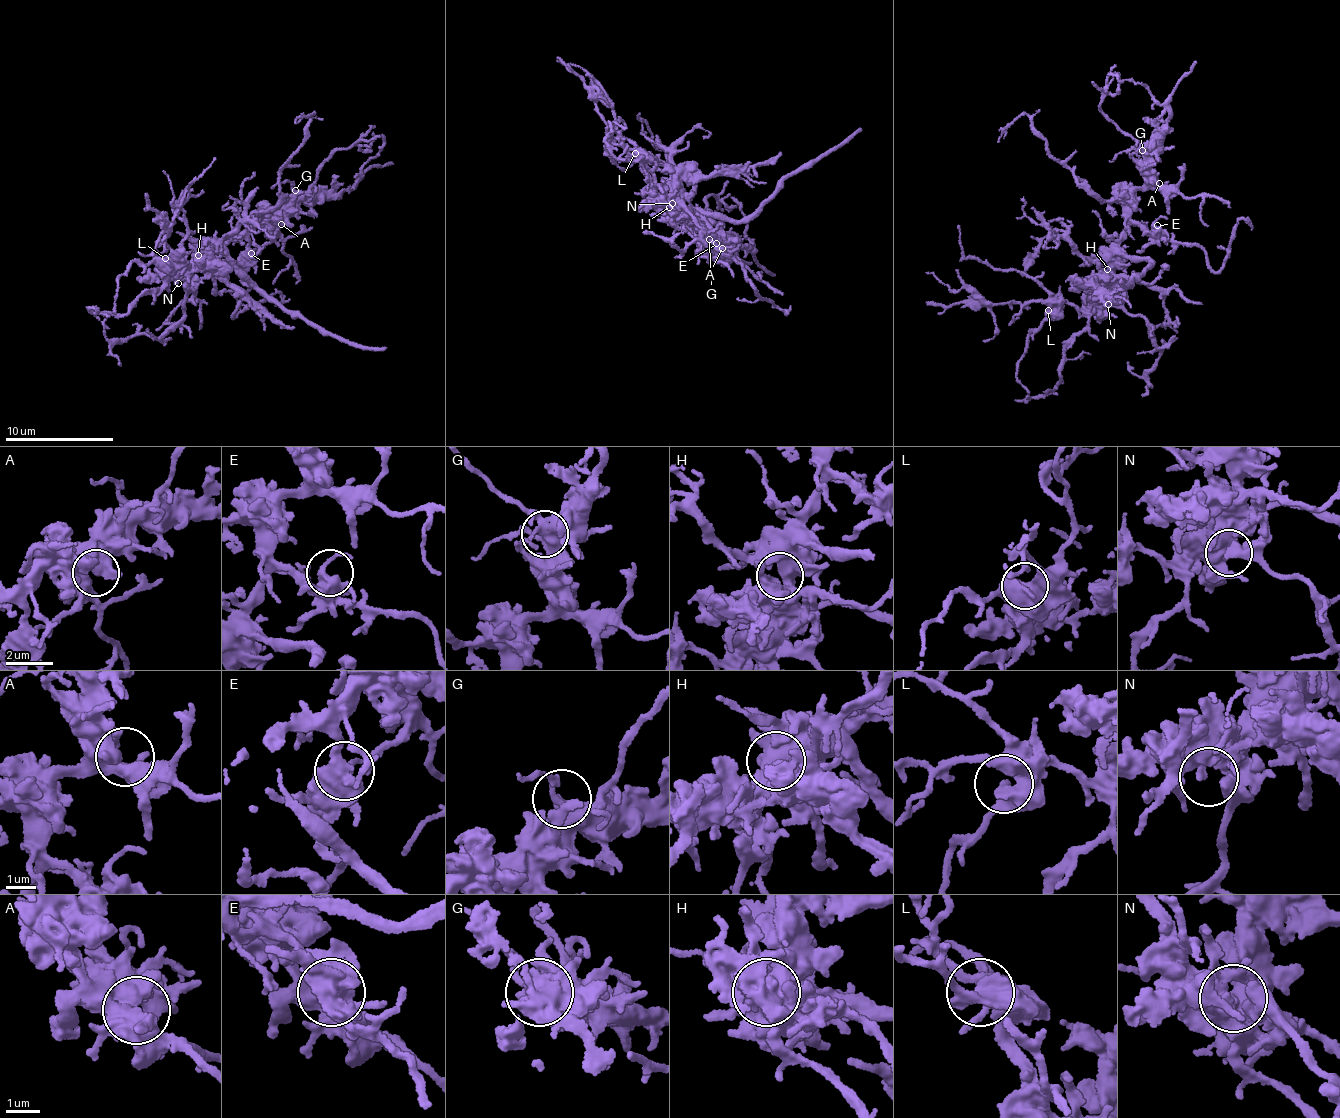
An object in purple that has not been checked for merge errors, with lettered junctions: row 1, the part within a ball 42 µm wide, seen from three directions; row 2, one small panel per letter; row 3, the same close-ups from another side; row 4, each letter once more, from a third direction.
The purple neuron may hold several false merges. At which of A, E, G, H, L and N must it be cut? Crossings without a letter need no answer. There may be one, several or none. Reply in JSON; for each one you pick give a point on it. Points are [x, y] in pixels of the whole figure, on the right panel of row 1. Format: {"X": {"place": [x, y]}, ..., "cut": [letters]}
{"cut": []}

